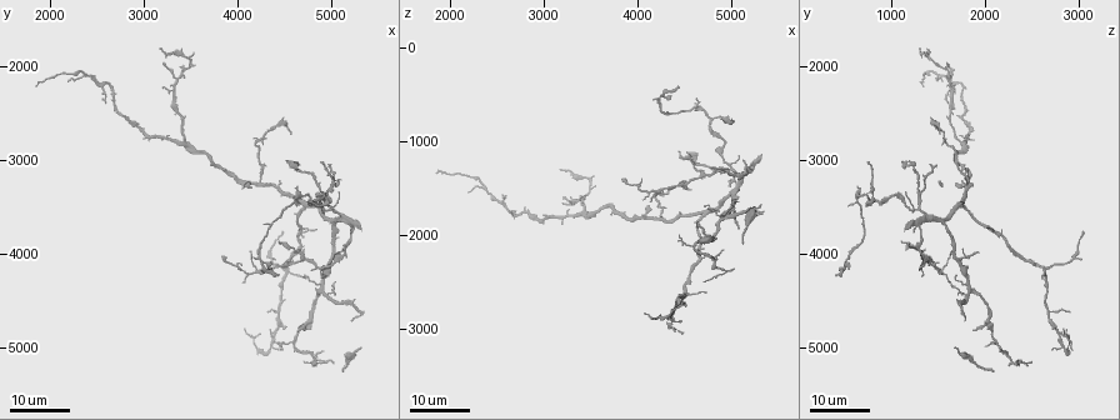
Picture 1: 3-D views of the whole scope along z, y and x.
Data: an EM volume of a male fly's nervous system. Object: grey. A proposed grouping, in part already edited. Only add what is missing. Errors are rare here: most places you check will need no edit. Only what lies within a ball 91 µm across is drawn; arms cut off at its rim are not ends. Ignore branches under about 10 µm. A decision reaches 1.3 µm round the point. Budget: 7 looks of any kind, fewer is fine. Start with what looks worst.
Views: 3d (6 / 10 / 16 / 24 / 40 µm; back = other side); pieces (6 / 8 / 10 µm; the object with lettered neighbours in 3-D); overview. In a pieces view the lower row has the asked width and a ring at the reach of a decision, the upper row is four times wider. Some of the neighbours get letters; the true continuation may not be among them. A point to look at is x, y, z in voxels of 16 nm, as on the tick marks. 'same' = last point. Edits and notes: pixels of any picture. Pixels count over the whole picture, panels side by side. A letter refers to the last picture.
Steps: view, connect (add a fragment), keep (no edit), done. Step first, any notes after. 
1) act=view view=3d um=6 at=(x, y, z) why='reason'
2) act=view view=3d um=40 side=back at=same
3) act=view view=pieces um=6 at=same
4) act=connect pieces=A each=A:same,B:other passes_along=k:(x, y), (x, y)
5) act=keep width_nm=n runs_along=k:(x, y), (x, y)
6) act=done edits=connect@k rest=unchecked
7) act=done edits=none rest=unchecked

act=view view=3d um=16 at=(4640, 4840, 1880) why='tapers out'

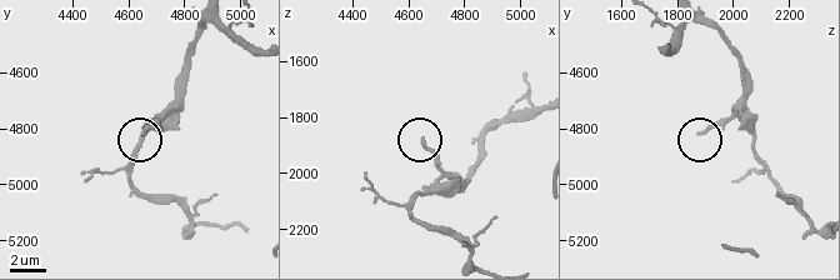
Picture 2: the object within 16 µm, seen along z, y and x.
act=view view=pieces um=8 at=(4650, 4810, 1880)

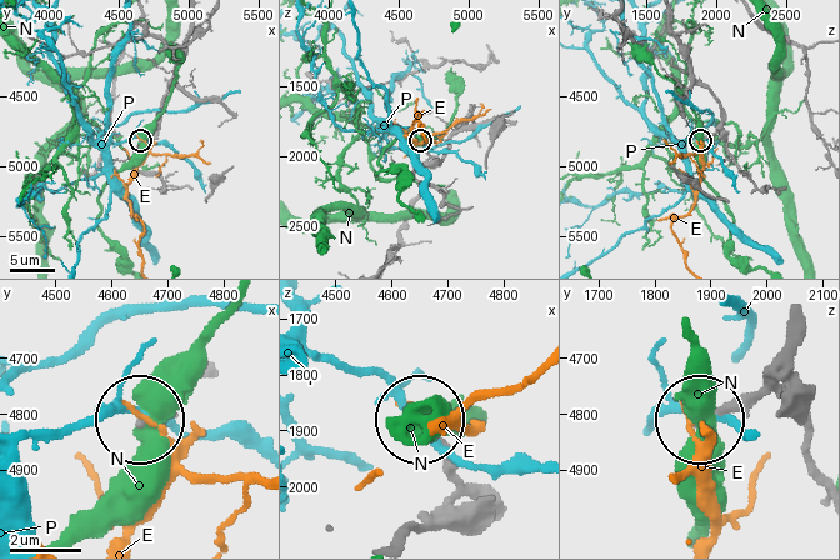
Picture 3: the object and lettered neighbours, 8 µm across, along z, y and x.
act=keep each=E:other,N:other,P:other found='no lettered fragment goes on from it'

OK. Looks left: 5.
act=view view=3d um=24 at=(4120, 3260, 1680) why='an open end'

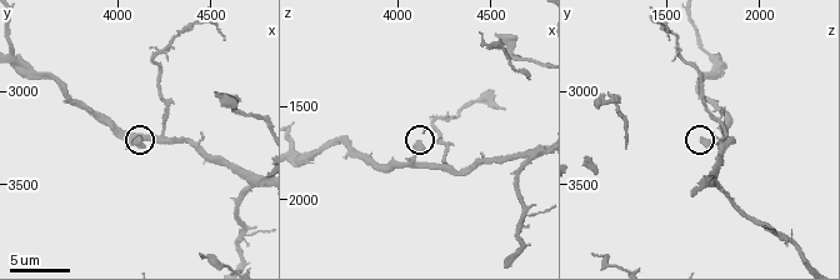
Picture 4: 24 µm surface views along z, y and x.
act=view view=pieces um=6 at=(4120, 3240, 1700)

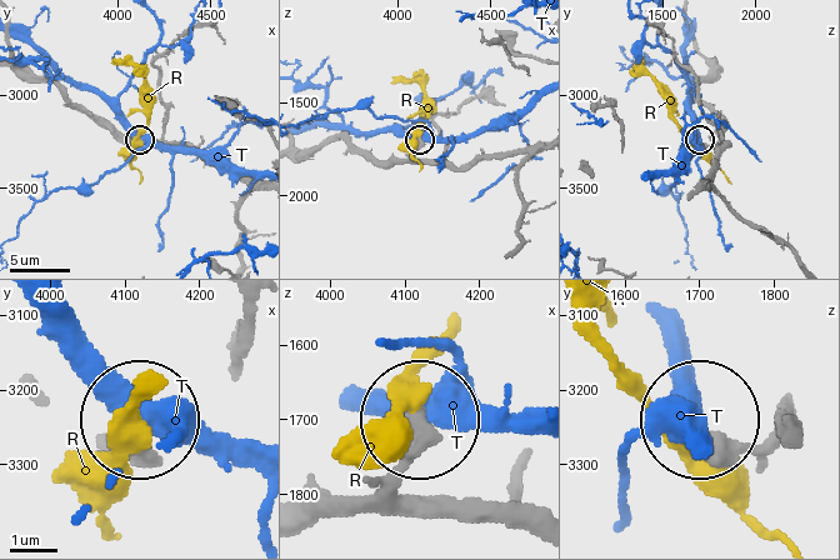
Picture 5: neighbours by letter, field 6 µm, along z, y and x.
act=keep each=R:other,T:other runs_along=5:(534, 530), (426, 506), (403, 470), (411, 415) found='no lettered fragment goes on from it'

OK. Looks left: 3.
act=view view=3d um=24 at=(3820, 4060, 1400) why='branch stops here'

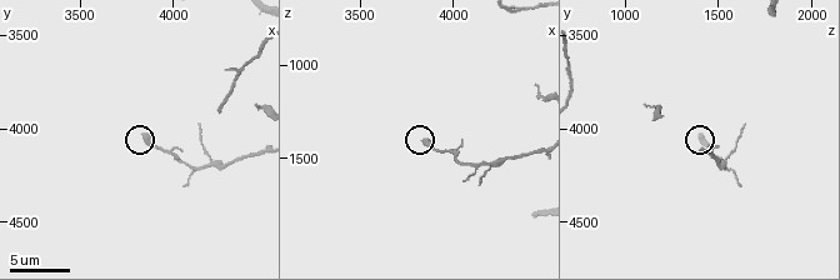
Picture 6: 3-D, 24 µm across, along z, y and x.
act=view view=pieces um=10 at=(3860, 4040, 1400)

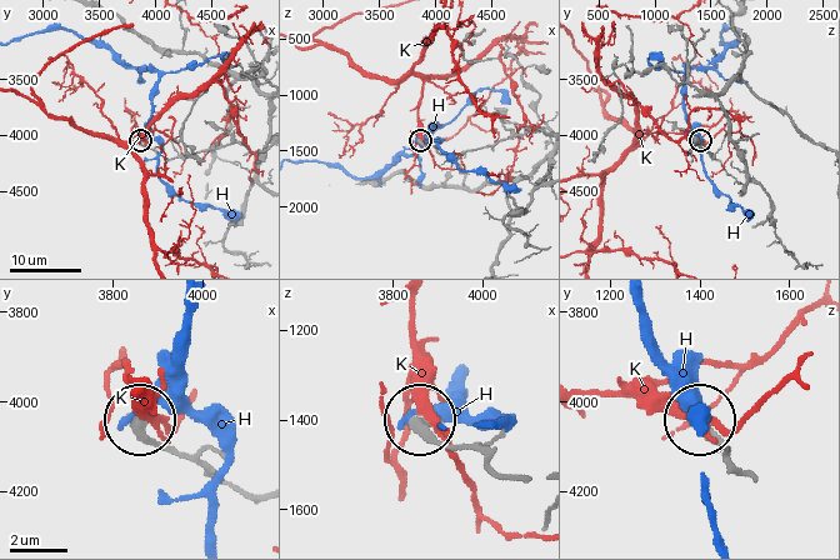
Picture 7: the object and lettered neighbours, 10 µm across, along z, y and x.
act=keep each=H:other,K:other runs_along=7:(254, 499), (196, 458), (153, 441), (141, 421) found='none of them fits'

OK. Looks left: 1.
act=done edits=none rest=unchecked

